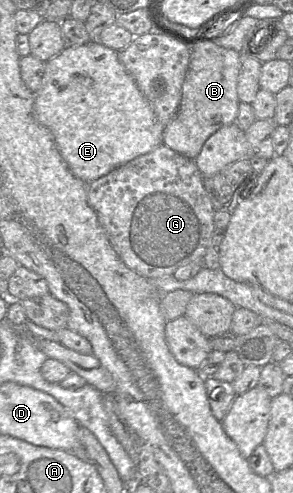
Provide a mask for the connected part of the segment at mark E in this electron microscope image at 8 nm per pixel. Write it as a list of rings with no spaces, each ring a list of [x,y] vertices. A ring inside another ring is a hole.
[[[99,41],[64,48],[46,61],[41,87],[34,94],[34,118],[51,131],[70,171],[86,183],[107,175],[163,144],[165,125],[157,118],[134,79],[119,61],[118,52]]]

